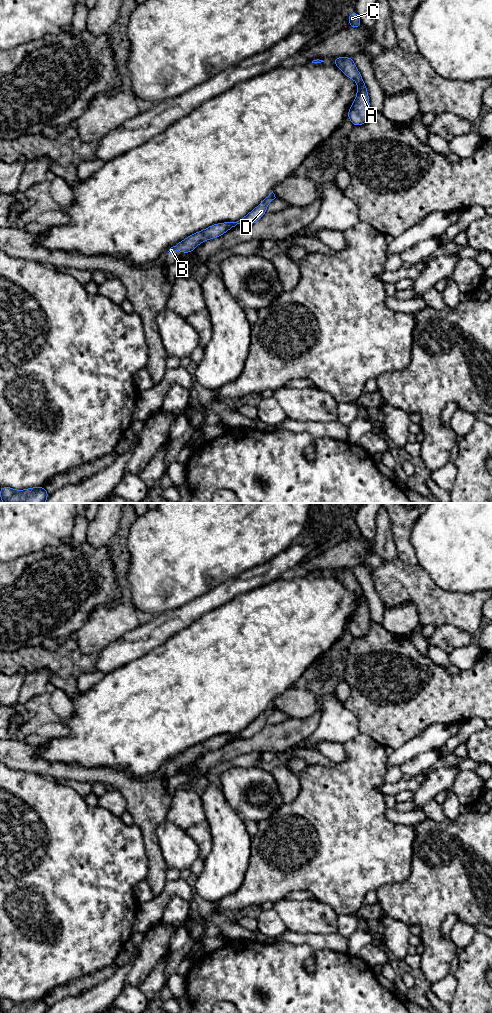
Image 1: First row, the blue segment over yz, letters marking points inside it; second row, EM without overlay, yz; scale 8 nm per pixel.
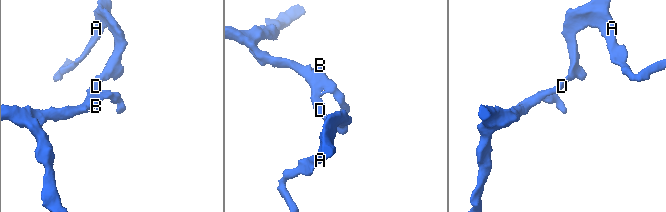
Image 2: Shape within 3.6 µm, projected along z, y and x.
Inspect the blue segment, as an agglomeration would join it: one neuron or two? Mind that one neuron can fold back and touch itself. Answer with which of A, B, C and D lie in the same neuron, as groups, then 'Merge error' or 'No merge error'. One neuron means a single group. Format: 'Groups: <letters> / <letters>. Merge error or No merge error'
Groups: A B C D. No merge error

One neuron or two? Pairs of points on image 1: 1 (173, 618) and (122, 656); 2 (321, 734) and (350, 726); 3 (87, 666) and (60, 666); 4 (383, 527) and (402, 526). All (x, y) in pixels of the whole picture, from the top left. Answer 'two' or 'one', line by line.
1: one
2: one
3: one
4: two

